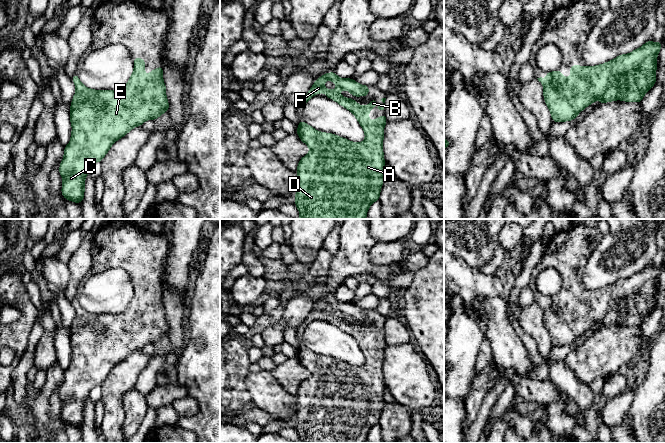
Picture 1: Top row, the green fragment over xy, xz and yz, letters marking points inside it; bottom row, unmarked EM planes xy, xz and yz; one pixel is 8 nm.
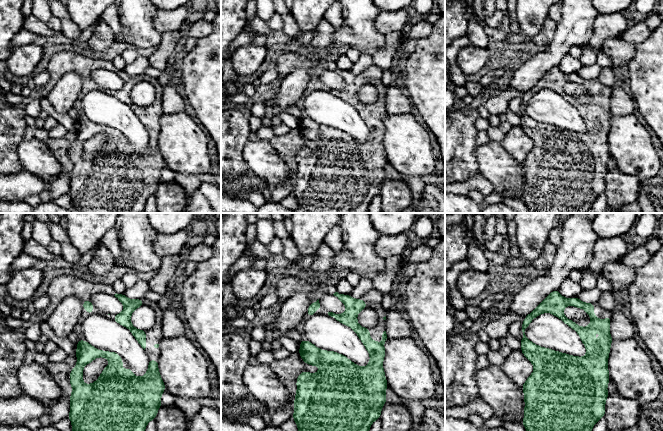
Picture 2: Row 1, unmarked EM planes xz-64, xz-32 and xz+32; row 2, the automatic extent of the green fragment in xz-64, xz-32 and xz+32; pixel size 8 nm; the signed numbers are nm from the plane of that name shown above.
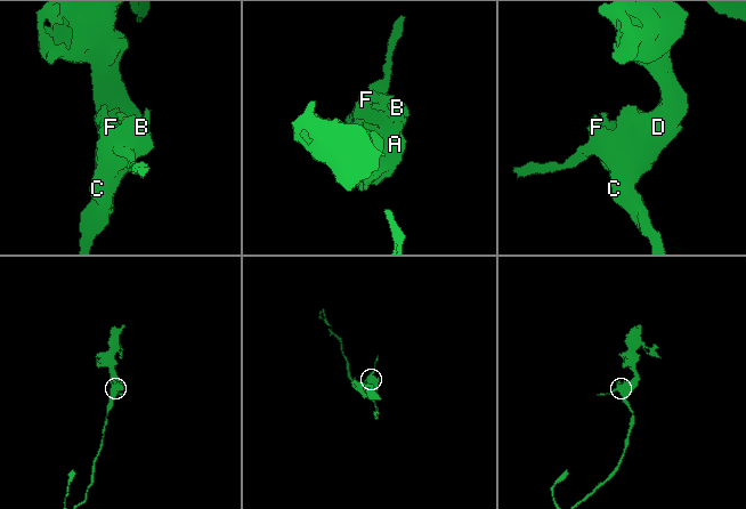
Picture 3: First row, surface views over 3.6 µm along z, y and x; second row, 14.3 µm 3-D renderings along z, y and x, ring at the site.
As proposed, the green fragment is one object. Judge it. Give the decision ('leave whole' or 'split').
leave whole

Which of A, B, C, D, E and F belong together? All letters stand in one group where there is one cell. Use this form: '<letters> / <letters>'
A B C D E F

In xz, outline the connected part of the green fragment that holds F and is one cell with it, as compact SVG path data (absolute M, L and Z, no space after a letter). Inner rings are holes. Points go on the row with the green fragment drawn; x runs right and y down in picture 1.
M332 70L330 74L326 72L324 75L316 79L309 92L301 100L300 105L304 107L314 95L325 93L326 97L334 100L354 114L360 126L363 128L365 140L361 143L352 142L333 133L319 132L304 121L297 123L298 128L296 133L301 141L310 149L310 152L300 159L296 170L296 199L294 204L299 210L299 219L366 219L369 207L380 198L381 187L385 180L383 170L386 167L386 162L384 160L382 144L384 140L384 127L387 123L387 119L385 113L383 113L380 118L375 118L370 122L369 111L372 110L374 106L379 110L384 110L384 106L378 106L377 100L374 98L372 98L370 104L361 106L356 101L341 96L339 94L340 90L347 90L353 96L358 97L369 95L368 85L361 85L352 78L339 78ZM326 80L334 82L337 88L334 90L325 88L324 83Z

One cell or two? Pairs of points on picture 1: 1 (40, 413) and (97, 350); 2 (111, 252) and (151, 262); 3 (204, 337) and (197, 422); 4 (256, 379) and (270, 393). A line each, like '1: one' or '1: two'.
1: two
2: one
3: one
4: one

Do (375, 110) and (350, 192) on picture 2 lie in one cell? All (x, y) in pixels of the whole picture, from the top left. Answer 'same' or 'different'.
same

